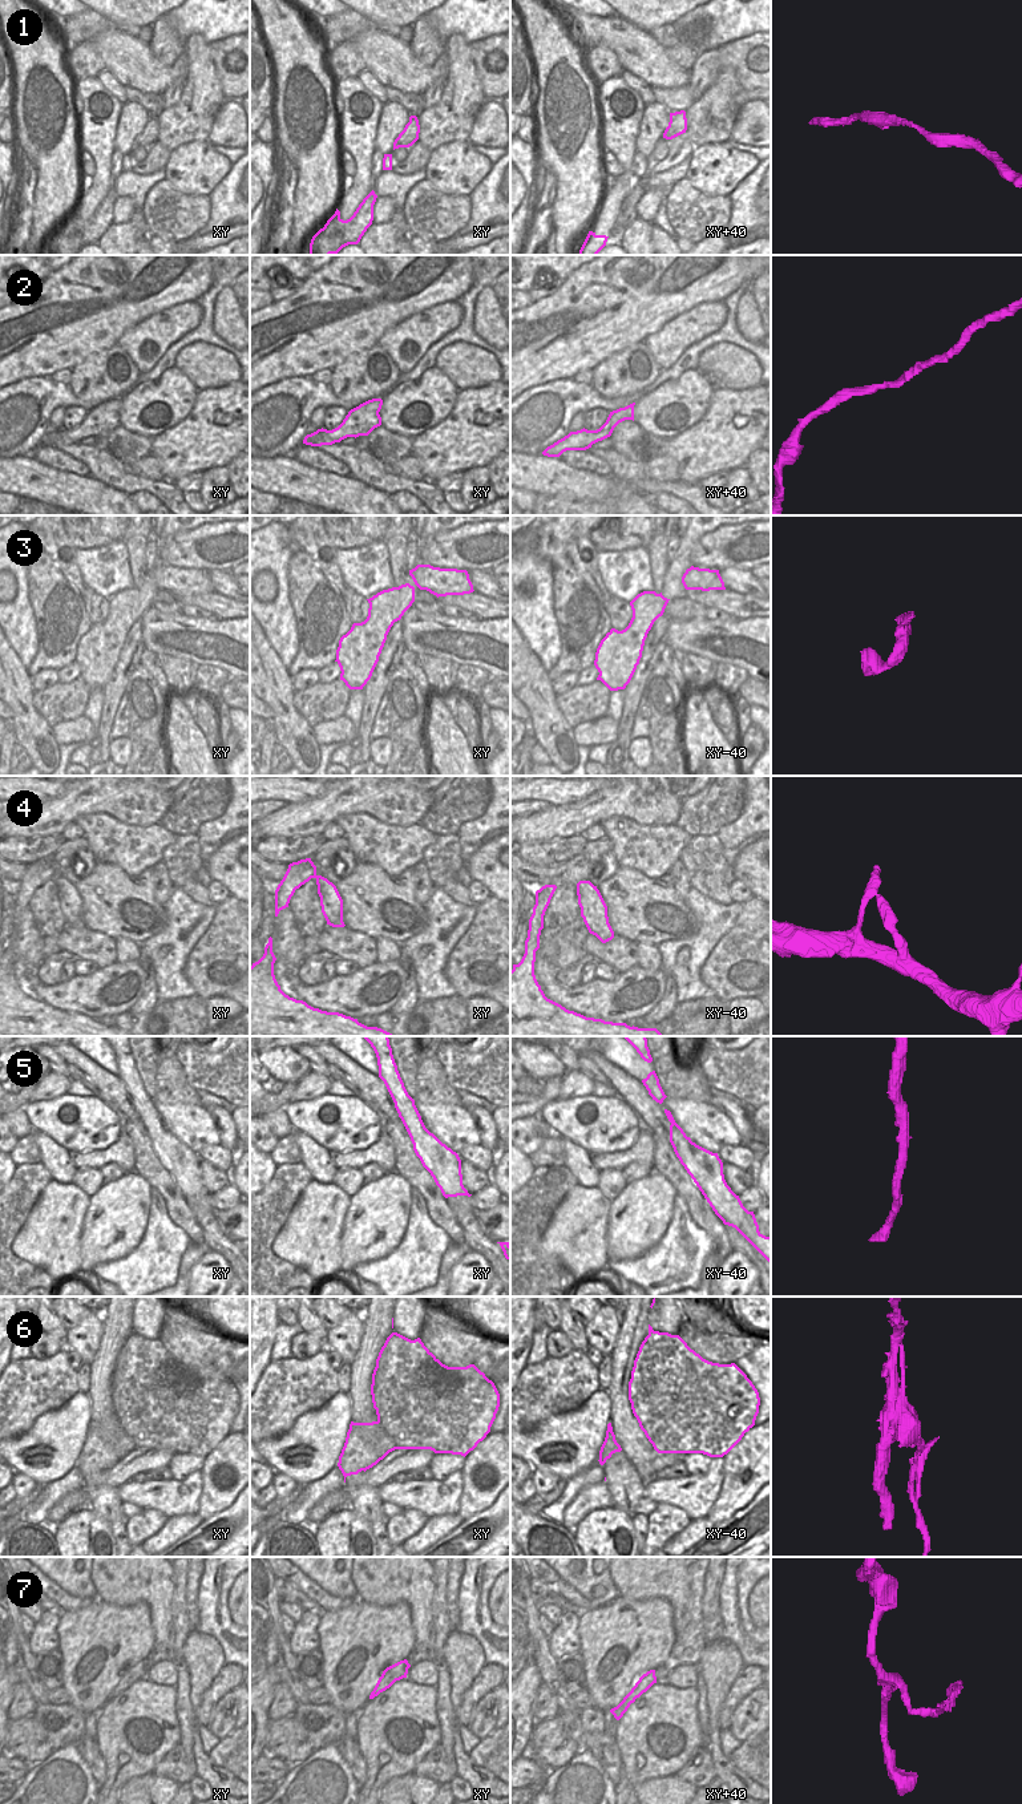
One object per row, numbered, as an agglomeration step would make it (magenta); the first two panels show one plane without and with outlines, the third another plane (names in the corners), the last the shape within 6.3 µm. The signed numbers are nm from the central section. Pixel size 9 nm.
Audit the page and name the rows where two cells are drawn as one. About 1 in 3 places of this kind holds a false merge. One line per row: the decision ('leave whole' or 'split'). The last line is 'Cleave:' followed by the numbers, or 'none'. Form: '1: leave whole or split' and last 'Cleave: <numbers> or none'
1: leave whole
2: leave whole
3: leave whole
4: leave whole
5: leave whole
6: split
7: leave whole
Cleave: 6

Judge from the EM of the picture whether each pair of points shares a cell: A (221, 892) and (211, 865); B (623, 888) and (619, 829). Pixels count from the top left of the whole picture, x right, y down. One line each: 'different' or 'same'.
A: different
B: different

